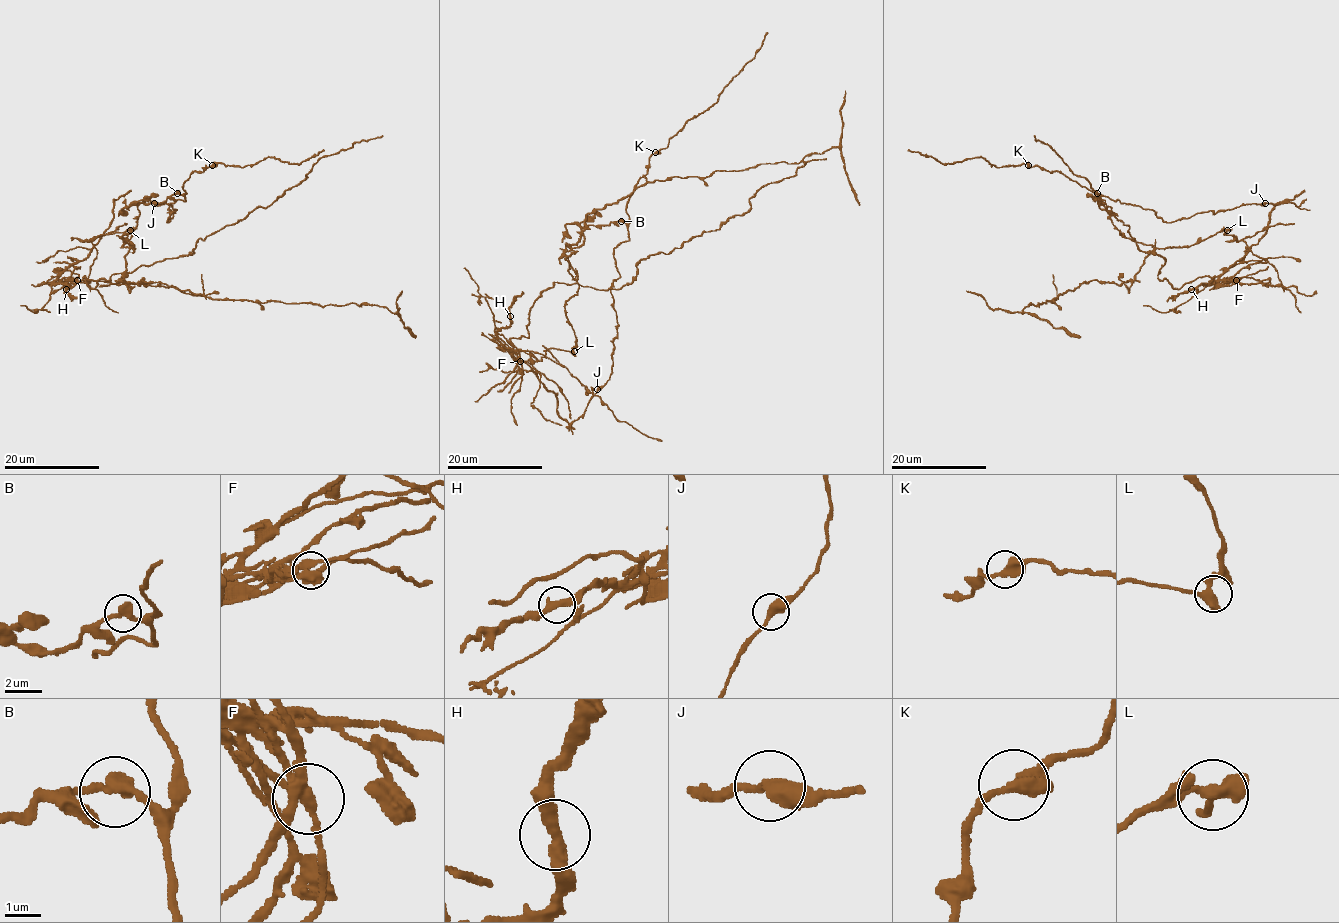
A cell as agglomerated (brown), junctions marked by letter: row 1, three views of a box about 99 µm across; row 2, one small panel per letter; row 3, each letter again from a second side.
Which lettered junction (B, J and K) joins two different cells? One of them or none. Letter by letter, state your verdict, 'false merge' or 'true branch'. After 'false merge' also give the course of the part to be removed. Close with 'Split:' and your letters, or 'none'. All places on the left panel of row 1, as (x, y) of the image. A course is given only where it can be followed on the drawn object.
B: false merge; foreign part runs (177, 193), (137, 206), (135, 248), (128, 230), (86, 239), (59, 277), (93, 288), (189, 255), (382, 135)
J: true branch
K: true branch
Split: B

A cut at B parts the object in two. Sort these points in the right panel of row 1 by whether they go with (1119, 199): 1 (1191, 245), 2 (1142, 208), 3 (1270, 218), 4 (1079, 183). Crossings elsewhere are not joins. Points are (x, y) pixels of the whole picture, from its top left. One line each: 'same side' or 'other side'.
1: other side
2: same side
3: other side
4: same side

